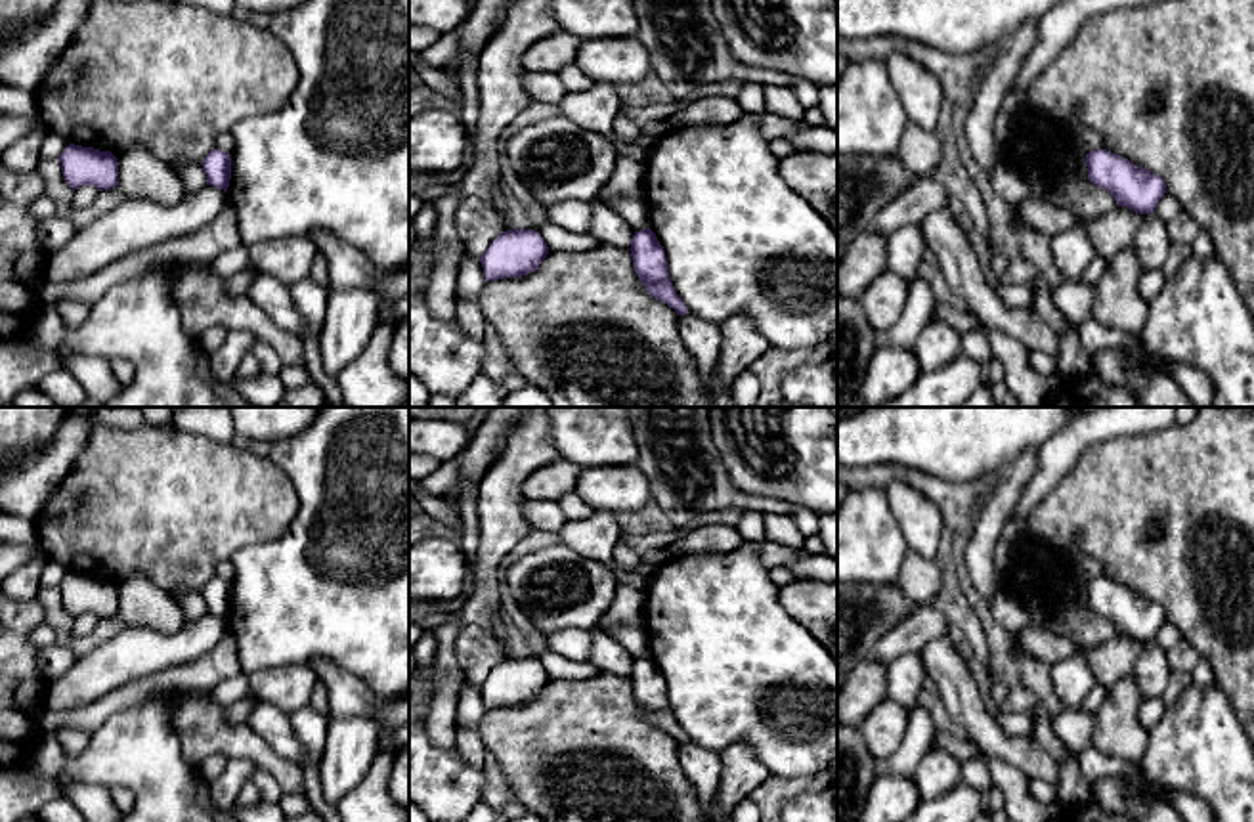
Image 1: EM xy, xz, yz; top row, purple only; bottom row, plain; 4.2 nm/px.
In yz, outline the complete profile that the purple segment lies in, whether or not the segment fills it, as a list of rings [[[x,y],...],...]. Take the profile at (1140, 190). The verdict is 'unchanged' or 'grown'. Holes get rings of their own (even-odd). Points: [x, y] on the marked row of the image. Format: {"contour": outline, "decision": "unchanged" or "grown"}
{"contour": [[[1107,149],[1086,155],[1088,180],[1107,189],[1118,206],[1139,214],[1155,212],[1168,193],[1162,178]]], "decision": "unchanged"}

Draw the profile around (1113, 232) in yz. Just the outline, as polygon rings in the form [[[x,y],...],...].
[[[1027,197],[1011,205],[1013,224],[1021,229],[1044,233],[1048,239],[1080,224],[1095,250],[1095,256],[1113,258],[1120,250],[1134,247],[1143,214],[1126,206],[1114,206],[1095,220],[1082,220],[1070,210],[1057,208],[1049,203]]]

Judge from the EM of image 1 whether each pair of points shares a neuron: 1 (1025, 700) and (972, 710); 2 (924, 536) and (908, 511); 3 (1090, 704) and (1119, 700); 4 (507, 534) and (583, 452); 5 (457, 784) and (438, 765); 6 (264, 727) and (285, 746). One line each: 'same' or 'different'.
1: different
2: same
3: different
4: different
5: same
6: same

